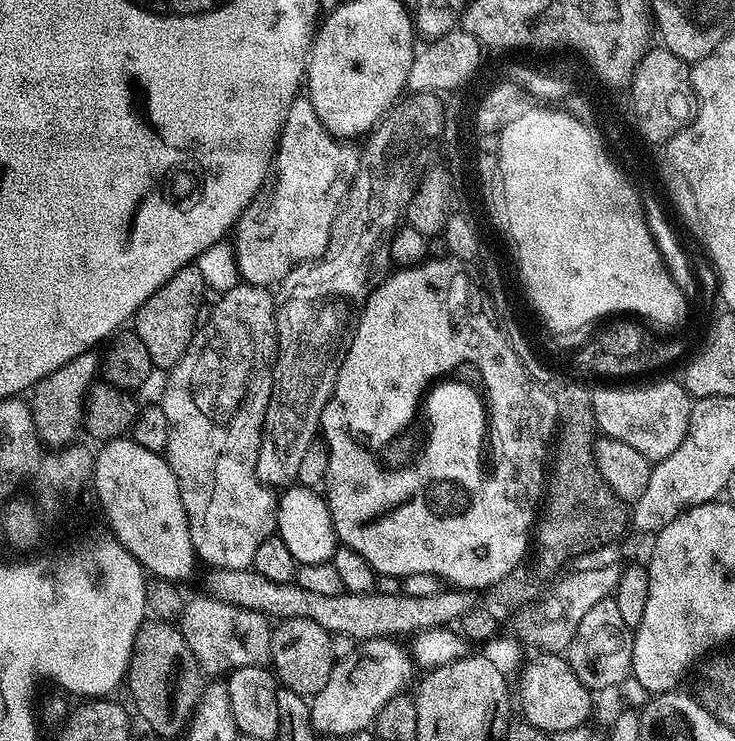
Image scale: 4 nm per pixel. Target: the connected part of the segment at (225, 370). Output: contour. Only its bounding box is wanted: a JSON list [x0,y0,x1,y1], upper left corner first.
[162,282,277,570]

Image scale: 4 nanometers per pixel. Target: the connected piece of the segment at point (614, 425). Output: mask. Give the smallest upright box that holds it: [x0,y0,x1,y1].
[591,380,694,462]

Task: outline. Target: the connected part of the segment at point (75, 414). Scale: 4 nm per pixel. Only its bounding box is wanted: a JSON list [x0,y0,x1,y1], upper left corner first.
[30,351,98,446]

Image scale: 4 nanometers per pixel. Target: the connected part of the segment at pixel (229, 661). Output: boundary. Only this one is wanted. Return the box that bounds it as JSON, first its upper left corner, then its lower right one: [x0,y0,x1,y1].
[178,594,272,678]

